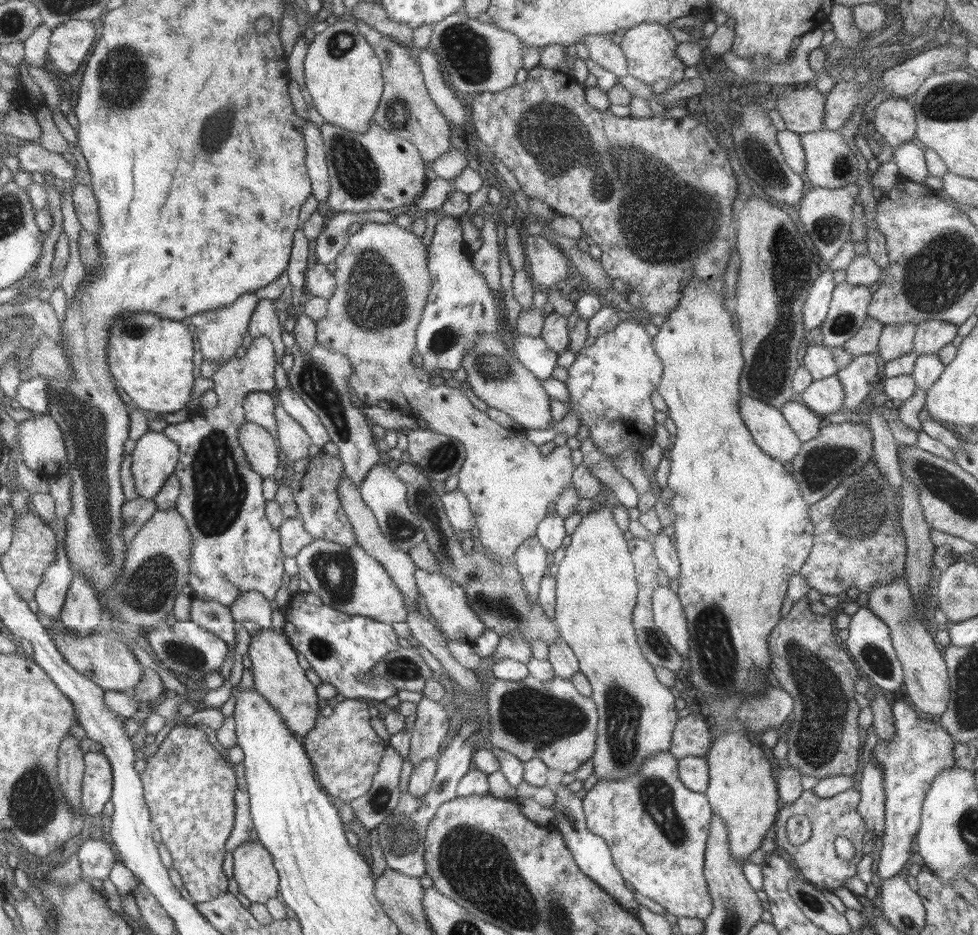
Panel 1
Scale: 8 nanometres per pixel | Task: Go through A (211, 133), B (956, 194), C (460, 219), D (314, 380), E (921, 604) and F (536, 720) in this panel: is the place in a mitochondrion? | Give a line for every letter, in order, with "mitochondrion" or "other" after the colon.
A: mitochondrion
B: other
C: other
D: mitochondrion
E: other
F: mitochondrion

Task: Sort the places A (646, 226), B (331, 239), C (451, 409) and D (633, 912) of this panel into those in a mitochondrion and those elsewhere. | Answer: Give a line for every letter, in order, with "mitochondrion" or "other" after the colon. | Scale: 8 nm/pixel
A: mitochondrion
B: mitochondrion
C: other
D: other

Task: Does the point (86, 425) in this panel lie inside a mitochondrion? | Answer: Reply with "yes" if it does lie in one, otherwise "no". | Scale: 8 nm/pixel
yes

